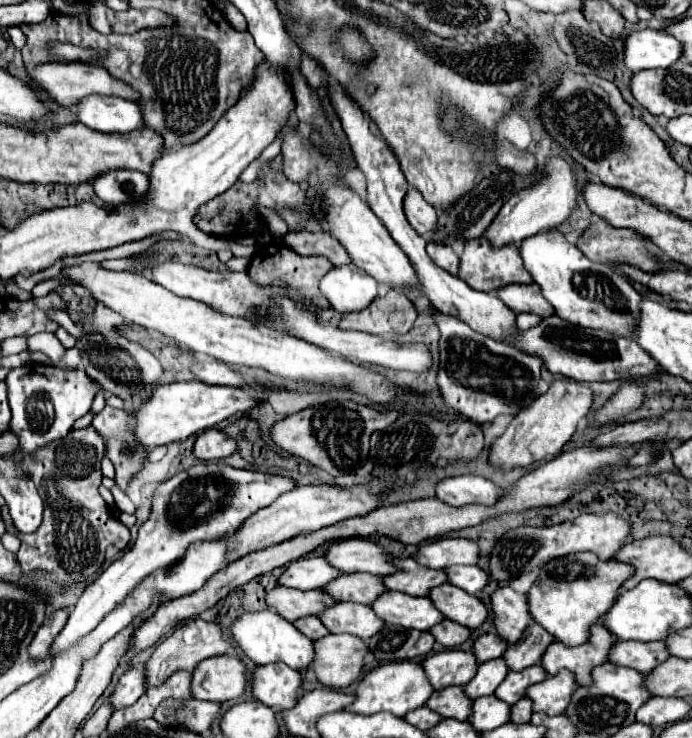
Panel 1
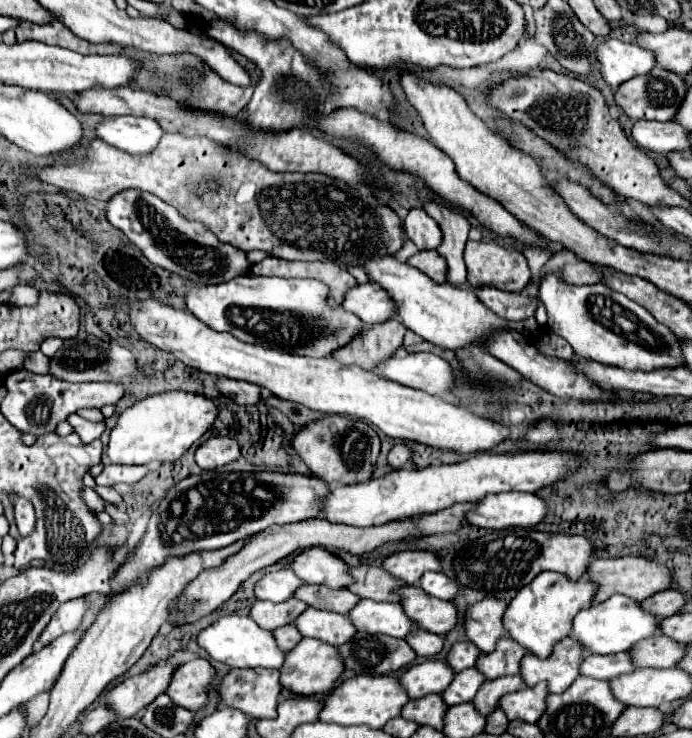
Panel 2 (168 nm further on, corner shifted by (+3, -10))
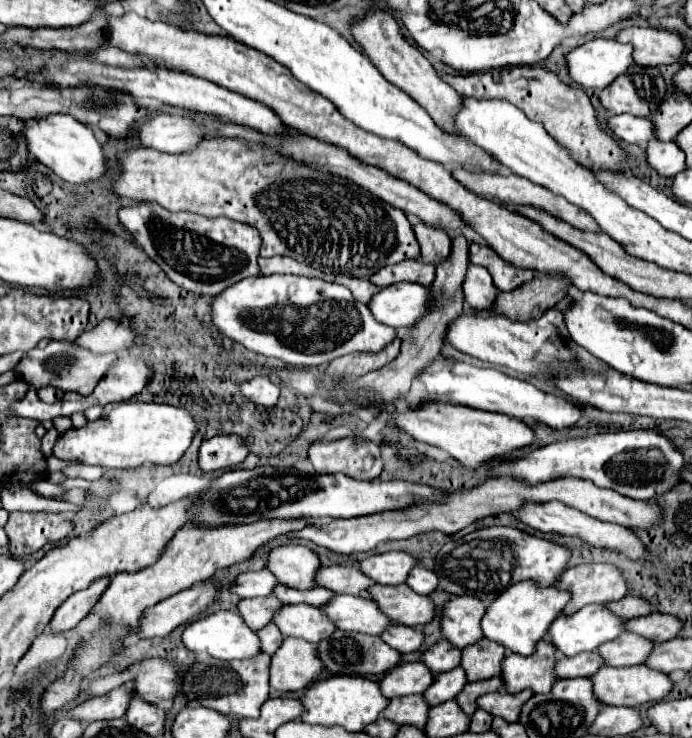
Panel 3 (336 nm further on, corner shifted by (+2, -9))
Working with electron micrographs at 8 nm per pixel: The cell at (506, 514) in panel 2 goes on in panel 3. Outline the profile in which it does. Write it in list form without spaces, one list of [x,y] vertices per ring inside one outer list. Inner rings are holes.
[[[548,501],[548,503],[524,503],[520,509],[512,511],[512,515],[516,517],[516,521],[532,527],[532,529],[538,529],[538,531],[544,531],[544,533],[560,533],[560,535],[578,535],[580,539],[588,541],[590,545],[596,545],[596,547],[610,547],[610,549],[618,549],[620,553],[624,553],[626,557],[630,559],[644,559],[646,551],[644,551],[644,545],[638,541],[638,537],[628,529],[628,527],[622,527],[622,525],[616,525],[616,523],[604,523],[604,521],[598,521],[594,517],[588,517],[572,507],[566,507],[562,503],[556,503],[556,501]]]

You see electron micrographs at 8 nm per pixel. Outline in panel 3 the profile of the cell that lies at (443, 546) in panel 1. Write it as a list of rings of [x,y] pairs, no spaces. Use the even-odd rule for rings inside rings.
[[[390,551],[382,555],[372,555],[358,563],[376,583],[382,585],[400,585],[406,583],[408,573],[418,565],[418,561],[406,551]]]

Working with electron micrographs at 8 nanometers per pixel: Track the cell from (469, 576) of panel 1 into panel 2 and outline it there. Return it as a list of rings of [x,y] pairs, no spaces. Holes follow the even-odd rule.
[[[425,572],[421,576],[421,588],[441,600],[453,600],[453,596],[459,592],[459,586],[443,572]]]

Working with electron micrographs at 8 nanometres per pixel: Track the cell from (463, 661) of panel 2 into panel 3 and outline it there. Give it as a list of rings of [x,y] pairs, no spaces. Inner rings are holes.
[[[446,639],[436,643],[432,649],[428,649],[422,655],[422,663],[426,663],[428,669],[434,673],[444,673],[444,671],[456,669],[460,665],[460,659],[462,659],[462,649],[454,647]]]

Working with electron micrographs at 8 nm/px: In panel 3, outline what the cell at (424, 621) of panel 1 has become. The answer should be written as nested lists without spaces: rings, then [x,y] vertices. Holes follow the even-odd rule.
[[[336,595],[324,611],[342,631],[382,635],[392,625],[392,619],[382,613],[372,599],[360,599],[354,595]]]

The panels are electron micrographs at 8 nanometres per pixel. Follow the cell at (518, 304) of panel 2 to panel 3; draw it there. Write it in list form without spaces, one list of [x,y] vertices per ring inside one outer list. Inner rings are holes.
[[[470,265],[466,279],[464,279],[464,299],[472,309],[490,311],[500,291],[492,283],[490,273],[484,267]]]

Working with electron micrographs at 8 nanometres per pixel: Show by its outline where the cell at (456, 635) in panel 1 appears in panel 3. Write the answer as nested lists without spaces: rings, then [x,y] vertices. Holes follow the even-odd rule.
[[[392,625],[388,631],[384,631],[382,637],[390,647],[402,651],[402,653],[412,653],[418,651],[424,643],[424,633],[420,629],[412,629],[406,625]]]

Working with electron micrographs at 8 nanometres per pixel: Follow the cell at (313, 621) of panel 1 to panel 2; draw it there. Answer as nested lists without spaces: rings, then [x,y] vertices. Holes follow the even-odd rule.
[[[293,624],[283,626],[283,628],[275,628],[273,634],[275,634],[275,642],[279,644],[279,648],[281,648],[283,652],[289,652],[291,648],[295,648],[295,644],[303,638]]]

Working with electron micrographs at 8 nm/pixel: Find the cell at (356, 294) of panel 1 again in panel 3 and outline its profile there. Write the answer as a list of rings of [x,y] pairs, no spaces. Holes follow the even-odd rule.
[[[394,283],[380,289],[368,303],[374,319],[394,329],[410,327],[424,311],[430,291],[420,283]]]

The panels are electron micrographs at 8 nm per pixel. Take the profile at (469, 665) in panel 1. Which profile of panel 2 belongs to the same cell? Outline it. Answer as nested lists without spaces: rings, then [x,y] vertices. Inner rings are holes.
[[[425,660],[421,664],[407,668],[399,676],[399,682],[403,684],[411,700],[423,698],[431,692],[441,694],[451,684],[451,680],[453,680],[453,670],[439,660]]]

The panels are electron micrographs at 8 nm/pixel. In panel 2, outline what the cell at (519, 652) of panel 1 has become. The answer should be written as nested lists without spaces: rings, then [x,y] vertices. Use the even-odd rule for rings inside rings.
[[[503,636],[499,644],[495,646],[495,652],[479,656],[479,660],[475,662],[475,668],[483,672],[487,680],[495,680],[495,678],[509,676],[509,674],[519,674],[519,662],[525,654],[527,650],[521,644]]]

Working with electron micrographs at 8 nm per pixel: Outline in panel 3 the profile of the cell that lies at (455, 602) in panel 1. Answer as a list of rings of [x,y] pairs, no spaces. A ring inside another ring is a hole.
[[[376,585],[372,587],[372,599],[394,623],[408,627],[426,625],[436,613],[432,599],[414,593],[408,585]]]

